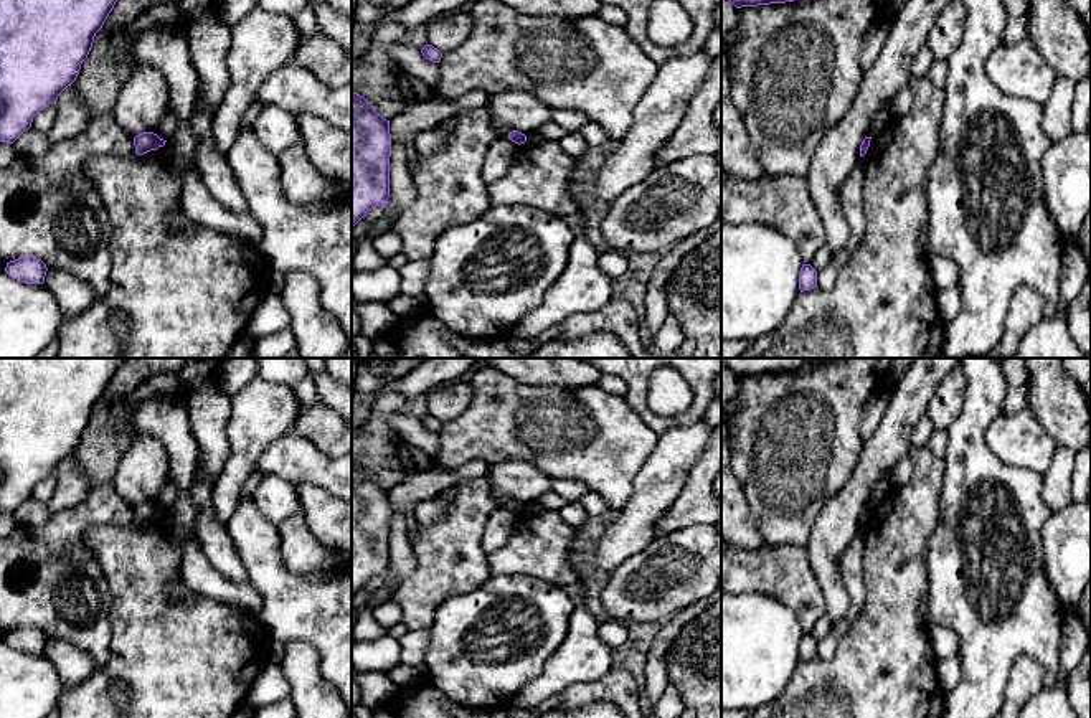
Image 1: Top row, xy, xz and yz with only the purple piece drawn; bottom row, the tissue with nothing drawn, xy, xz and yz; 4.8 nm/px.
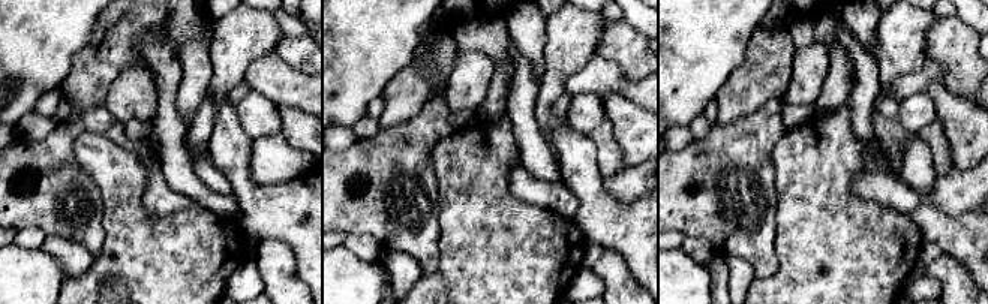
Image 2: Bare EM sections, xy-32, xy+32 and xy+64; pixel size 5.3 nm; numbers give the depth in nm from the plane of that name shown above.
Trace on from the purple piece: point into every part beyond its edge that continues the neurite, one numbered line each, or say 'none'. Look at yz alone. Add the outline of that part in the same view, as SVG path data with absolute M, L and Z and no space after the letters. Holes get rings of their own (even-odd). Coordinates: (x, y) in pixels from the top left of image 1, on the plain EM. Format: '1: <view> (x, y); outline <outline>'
none

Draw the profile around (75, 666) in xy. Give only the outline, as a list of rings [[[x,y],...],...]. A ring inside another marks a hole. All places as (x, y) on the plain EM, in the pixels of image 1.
[[[48,637],[45,654],[58,668],[63,690],[83,683],[96,670],[94,659],[84,649],[56,637]]]

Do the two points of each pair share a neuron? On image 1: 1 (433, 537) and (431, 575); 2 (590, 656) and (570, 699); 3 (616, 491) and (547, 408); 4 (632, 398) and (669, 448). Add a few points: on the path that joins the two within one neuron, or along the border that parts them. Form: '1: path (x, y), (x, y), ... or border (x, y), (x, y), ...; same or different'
1: path (433, 547), (433, 565); same
2: border (613, 669), (595, 680), (571, 684), (558, 694); different
3: path (609, 471), (566, 428); same
4: border (697, 421), (687, 426), (669, 428), (659, 436); different

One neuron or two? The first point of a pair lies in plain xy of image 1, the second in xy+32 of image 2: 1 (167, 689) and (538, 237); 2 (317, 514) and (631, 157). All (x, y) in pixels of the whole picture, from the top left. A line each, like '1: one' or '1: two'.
1: one
2: one

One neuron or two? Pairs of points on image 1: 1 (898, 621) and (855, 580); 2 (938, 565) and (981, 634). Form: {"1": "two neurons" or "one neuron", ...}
{"1": "two neurons", "2": "one neuron"}

